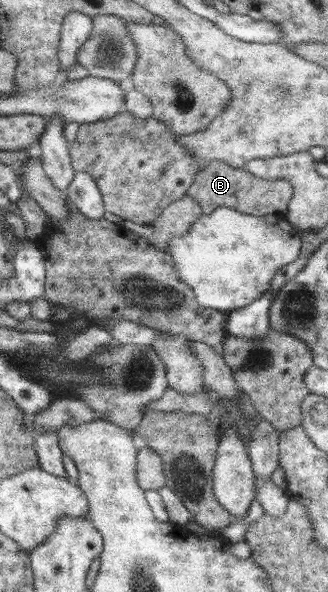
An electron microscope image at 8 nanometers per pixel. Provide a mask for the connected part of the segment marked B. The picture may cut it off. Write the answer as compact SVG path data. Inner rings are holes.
M213 160L200 171L186 195L201 207L203 214L211 213L214 209L225 206L252 216L263 217L271 214L283 214L291 201L293 189L287 181L265 180L252 175L244 168L236 168L227 162Z

